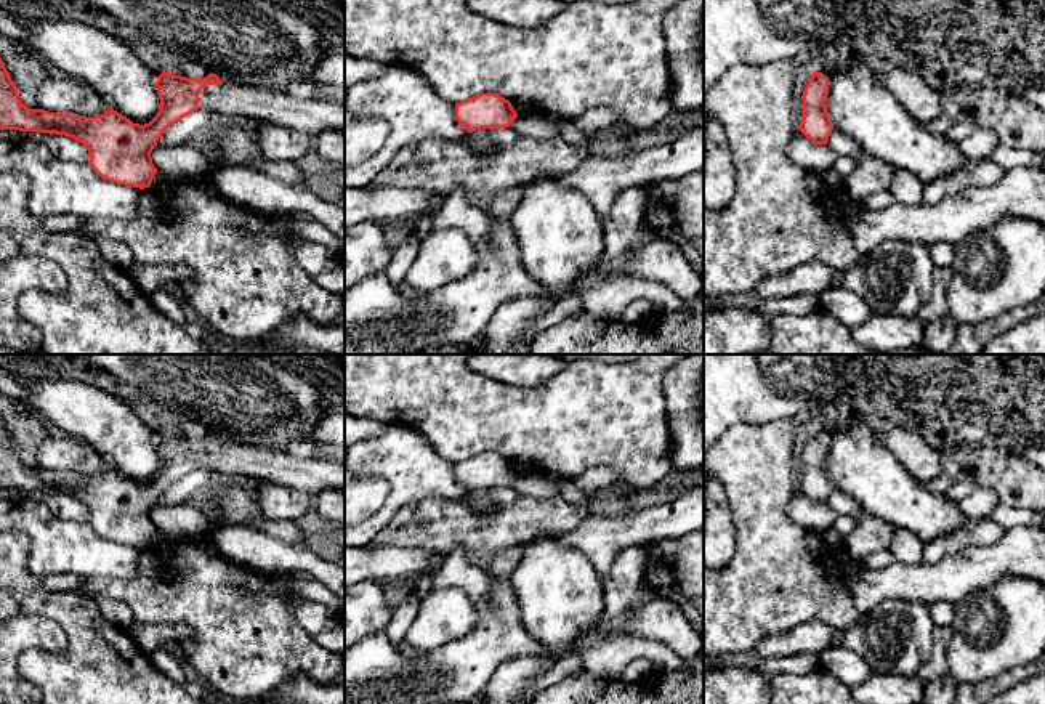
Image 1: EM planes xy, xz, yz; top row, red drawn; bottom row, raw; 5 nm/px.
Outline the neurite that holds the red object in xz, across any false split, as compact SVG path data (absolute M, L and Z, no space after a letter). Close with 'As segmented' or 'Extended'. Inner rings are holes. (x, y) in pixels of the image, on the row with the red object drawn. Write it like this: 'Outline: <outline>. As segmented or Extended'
Outline: M479 93L455 104L455 119L468 133L506 128L516 117L511 103L495 93Z. As segmented

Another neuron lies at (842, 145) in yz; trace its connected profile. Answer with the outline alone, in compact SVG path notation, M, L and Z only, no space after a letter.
M833 128L827 146L837 154L837 156L846 156L853 157L856 162L862 160L865 157L864 149L849 136L841 133L840 130Z

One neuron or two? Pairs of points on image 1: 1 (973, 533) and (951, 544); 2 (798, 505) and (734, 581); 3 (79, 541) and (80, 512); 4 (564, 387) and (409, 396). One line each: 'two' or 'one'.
1: one
2: two
3: two
4: one

